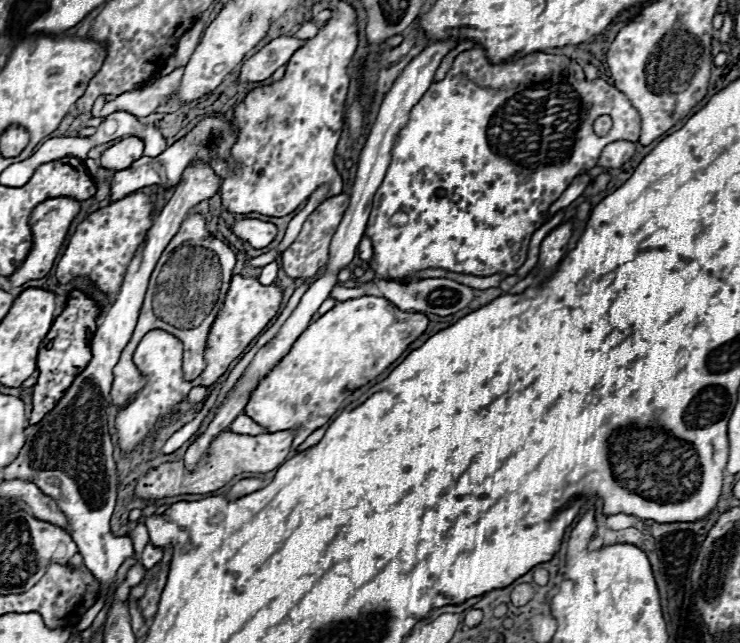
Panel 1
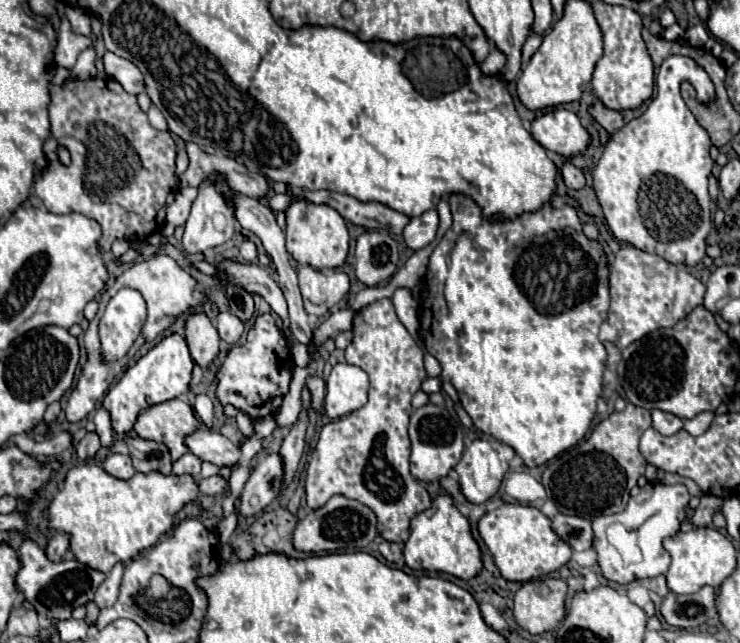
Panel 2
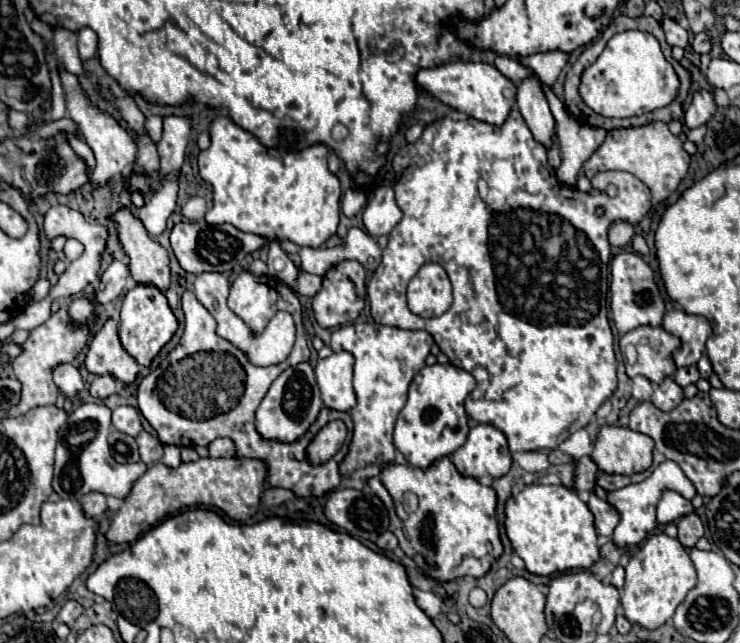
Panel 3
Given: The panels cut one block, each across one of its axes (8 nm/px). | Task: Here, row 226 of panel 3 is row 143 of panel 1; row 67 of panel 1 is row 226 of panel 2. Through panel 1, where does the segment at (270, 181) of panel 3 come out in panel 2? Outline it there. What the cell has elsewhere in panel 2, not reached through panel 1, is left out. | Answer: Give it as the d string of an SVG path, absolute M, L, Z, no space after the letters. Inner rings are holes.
M294 202L286 210L286 248L290 256L318 270L334 270L344 264L350 248L350 234L344 218L330 206L310 204L310 202Z

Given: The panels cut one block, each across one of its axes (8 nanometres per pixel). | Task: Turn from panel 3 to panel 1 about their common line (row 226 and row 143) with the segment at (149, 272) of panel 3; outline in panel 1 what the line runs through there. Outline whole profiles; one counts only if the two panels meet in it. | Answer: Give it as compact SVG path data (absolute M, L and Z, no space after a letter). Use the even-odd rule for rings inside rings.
M130 136L130 138L124 138L122 142L110 146L102 154L100 166L112 168L112 170L122 170L122 168L128 168L132 162L136 162L140 156L144 156L144 142L136 136Z

